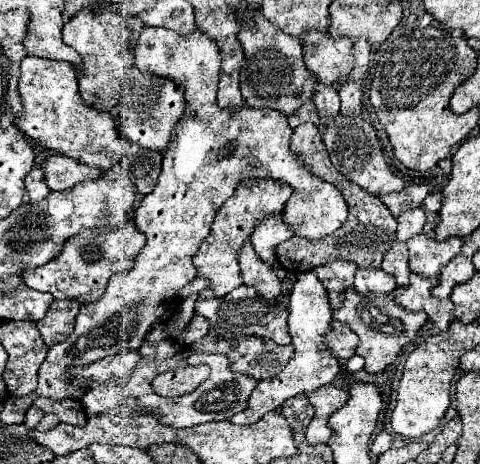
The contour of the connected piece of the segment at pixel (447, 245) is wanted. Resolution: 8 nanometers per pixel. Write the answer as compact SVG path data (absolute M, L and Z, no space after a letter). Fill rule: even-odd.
M419 233L407 241L409 247L409 267L421 275L437 277L441 267L461 251L463 239L451 237L447 241L435 241L433 237Z

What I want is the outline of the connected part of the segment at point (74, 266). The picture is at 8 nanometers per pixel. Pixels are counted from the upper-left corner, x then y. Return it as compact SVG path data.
M133 219L125 221L115 229L95 231L83 229L81 233L69 237L59 255L41 267L27 267L21 271L23 281L37 291L47 291L55 299L77 299L79 303L91 303L103 295L109 279L117 273L129 271L135 263L137 253L145 245L145 235L135 227Z

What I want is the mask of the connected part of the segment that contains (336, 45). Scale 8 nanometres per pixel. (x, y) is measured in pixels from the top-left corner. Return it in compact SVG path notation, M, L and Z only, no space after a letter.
M309 29L303 39L303 59L315 77L323 83L335 83L353 69L353 41L349 37L331 37L329 33Z

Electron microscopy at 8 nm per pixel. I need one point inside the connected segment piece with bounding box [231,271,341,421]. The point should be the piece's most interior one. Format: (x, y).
(311, 366)

